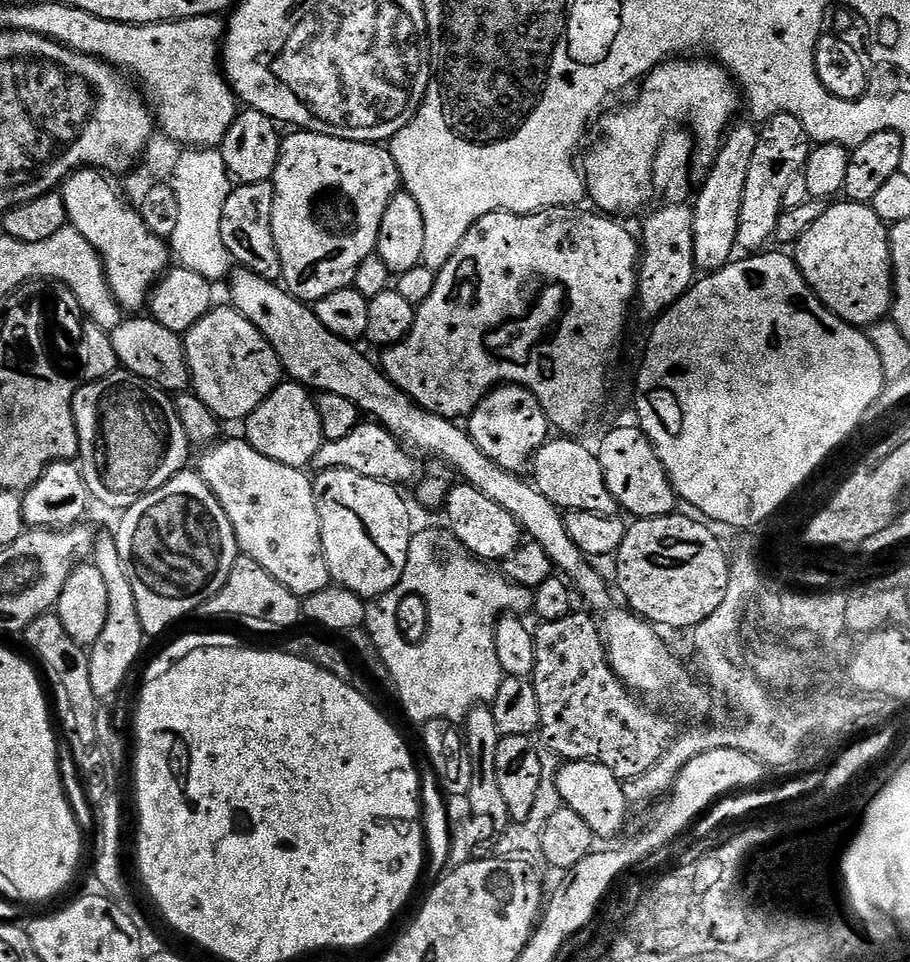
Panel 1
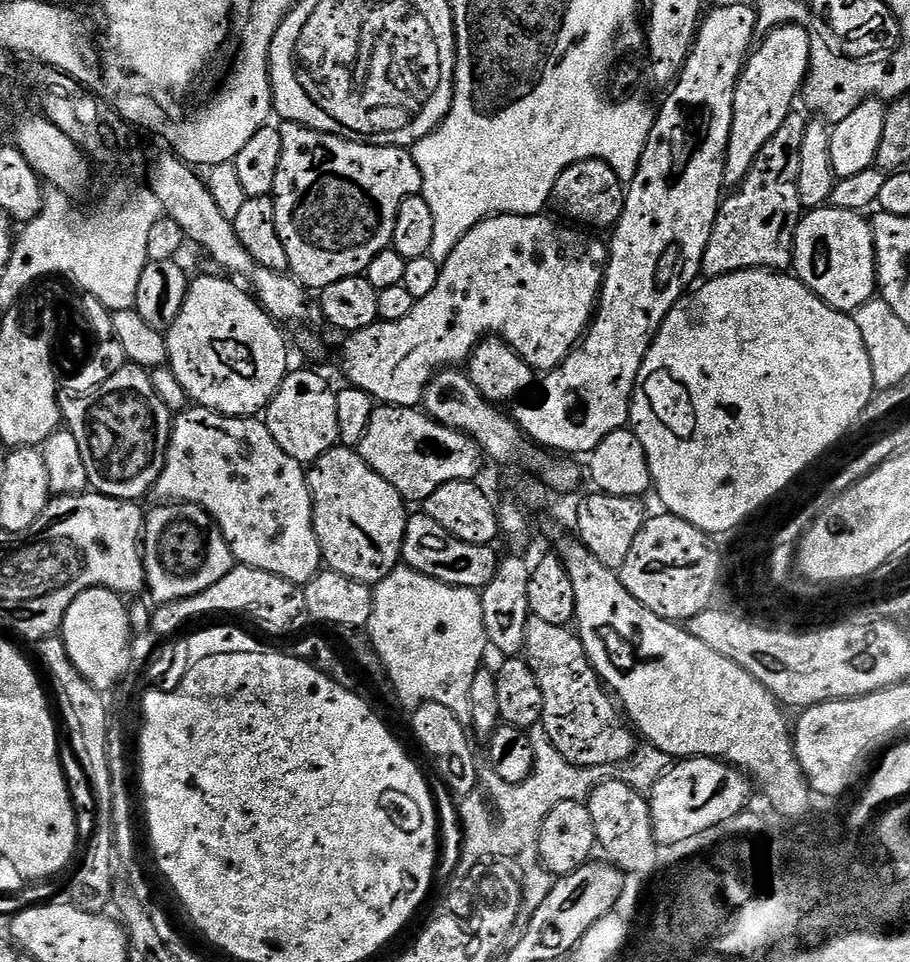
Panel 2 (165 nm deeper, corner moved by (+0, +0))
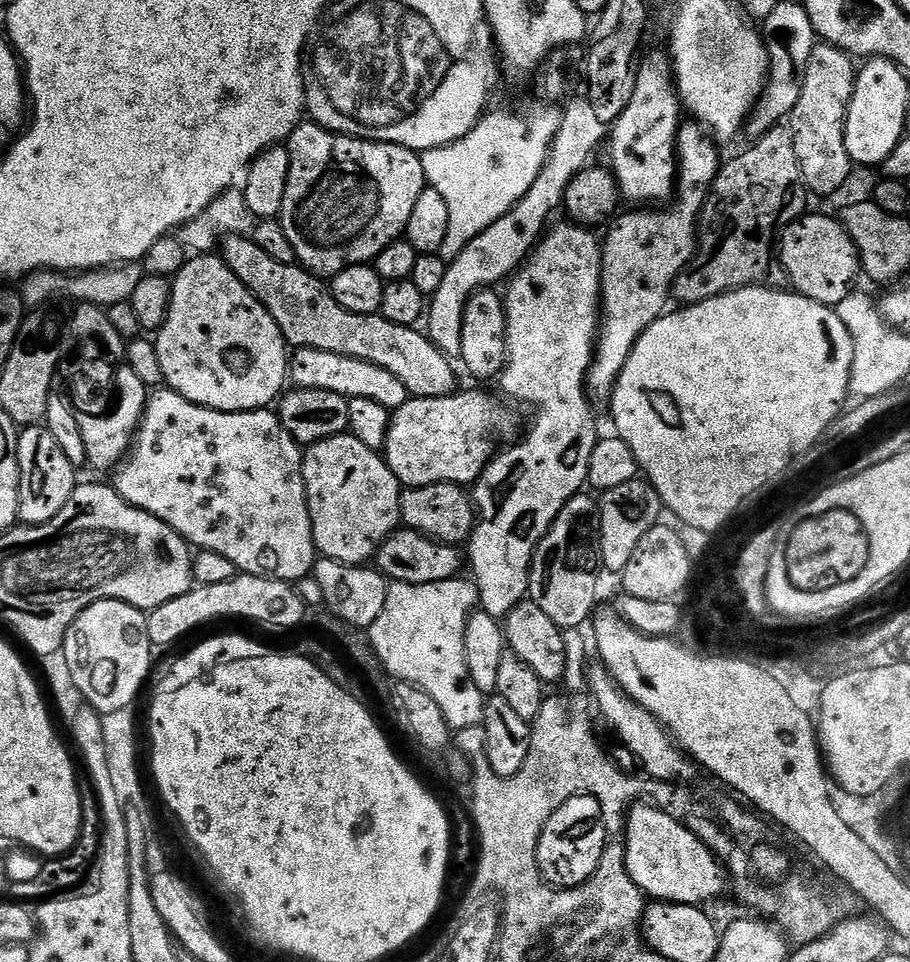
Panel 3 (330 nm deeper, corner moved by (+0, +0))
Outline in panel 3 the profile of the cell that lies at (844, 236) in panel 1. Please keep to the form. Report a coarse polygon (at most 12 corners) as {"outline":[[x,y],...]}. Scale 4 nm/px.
{"outline":[[805,214],[778,237],[791,287],[834,306],[860,256],[839,219]]}

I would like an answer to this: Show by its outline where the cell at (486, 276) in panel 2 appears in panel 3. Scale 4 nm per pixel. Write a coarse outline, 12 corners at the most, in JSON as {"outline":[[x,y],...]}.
{"outline":[[297,348],[295,387],[370,398],[389,410],[410,399],[384,368],[358,358]]}

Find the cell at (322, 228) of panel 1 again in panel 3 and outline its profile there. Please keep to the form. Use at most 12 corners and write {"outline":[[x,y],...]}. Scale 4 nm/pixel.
{"outline":[[315,122],[288,135],[278,219],[331,278],[405,235],[417,153]]}

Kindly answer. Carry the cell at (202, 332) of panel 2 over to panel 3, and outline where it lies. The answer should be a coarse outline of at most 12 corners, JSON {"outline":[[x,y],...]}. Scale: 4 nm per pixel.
{"outline":[[216,254],[171,281],[164,384],[219,412],[275,405],[278,322]]}

